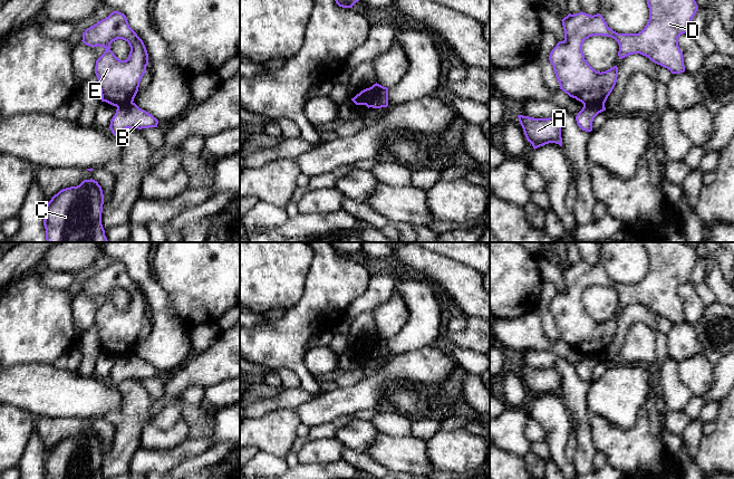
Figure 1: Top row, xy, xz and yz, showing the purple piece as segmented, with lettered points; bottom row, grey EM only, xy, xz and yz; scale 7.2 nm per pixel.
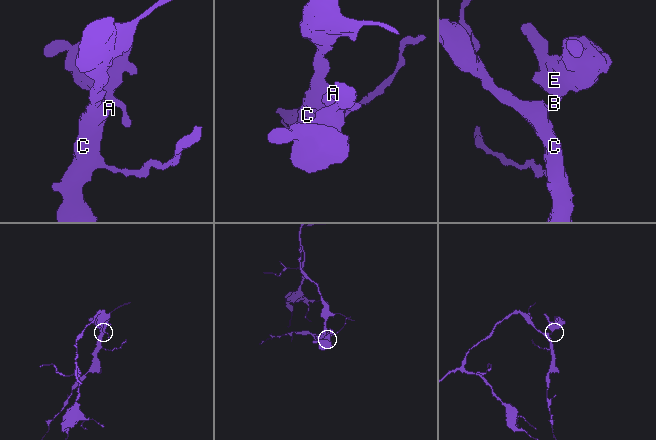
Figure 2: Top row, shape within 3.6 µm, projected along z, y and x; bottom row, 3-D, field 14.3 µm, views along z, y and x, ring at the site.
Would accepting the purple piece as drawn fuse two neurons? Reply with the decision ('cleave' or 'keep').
cleave

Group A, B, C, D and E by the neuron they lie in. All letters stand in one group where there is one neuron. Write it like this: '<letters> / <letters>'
A B C / D E

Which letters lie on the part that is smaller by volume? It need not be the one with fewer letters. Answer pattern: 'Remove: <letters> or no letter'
Remove: D, E

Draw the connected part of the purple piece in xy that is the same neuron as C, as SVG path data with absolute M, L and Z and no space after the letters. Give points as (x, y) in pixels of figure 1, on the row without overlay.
M84 430L77 437L60 440L46 456L45 479L104 479L102 462L104 444L97 431Z

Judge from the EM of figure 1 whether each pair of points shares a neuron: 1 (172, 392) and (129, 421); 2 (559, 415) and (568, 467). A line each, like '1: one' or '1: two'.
1: two
2: one

